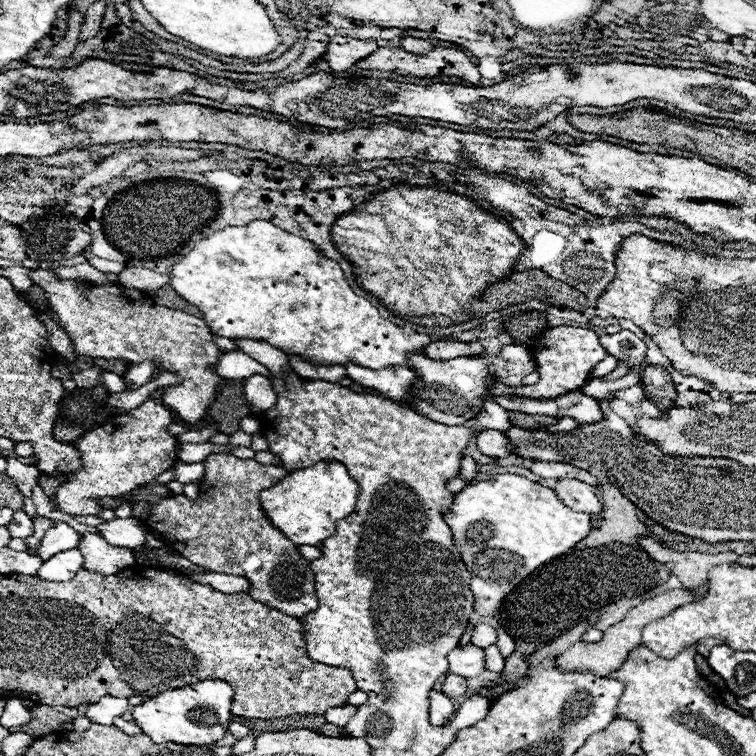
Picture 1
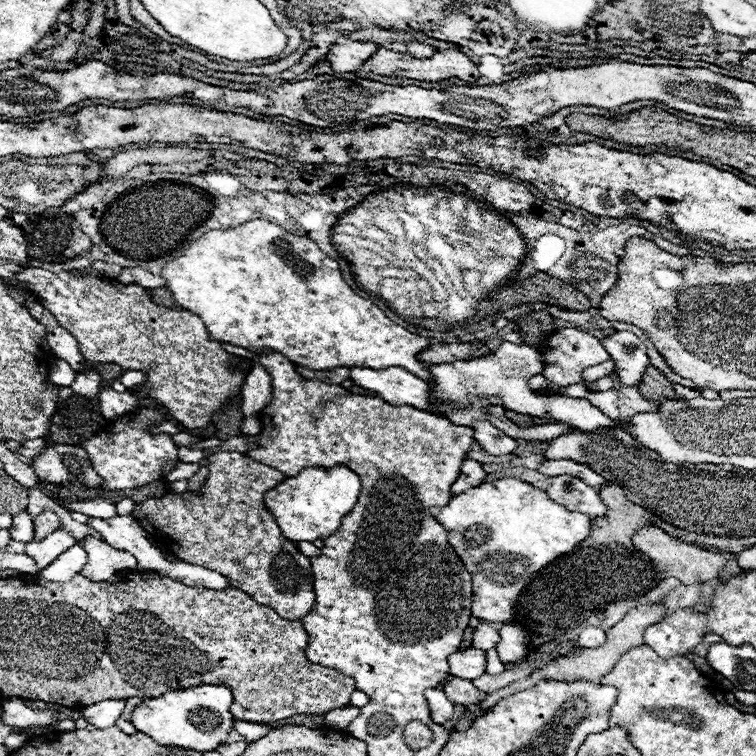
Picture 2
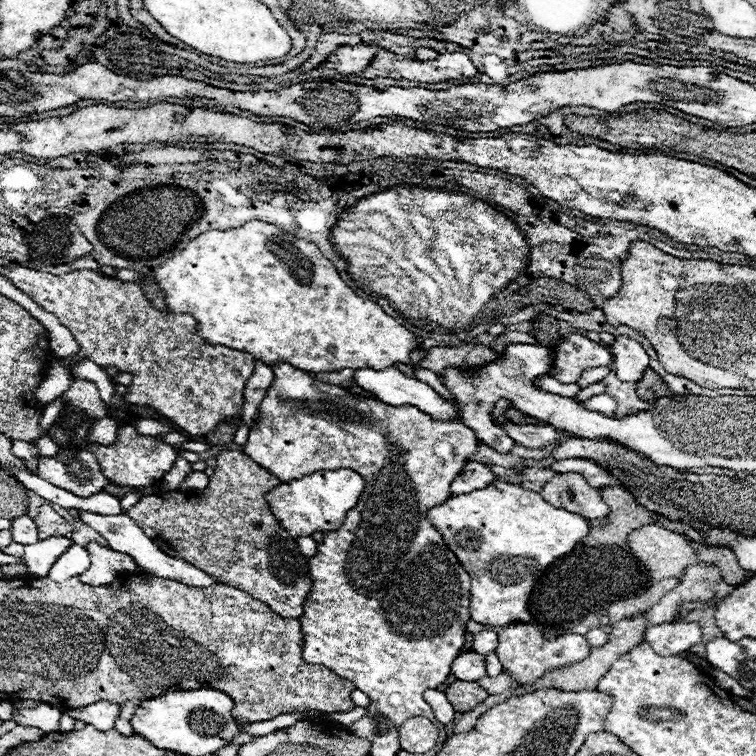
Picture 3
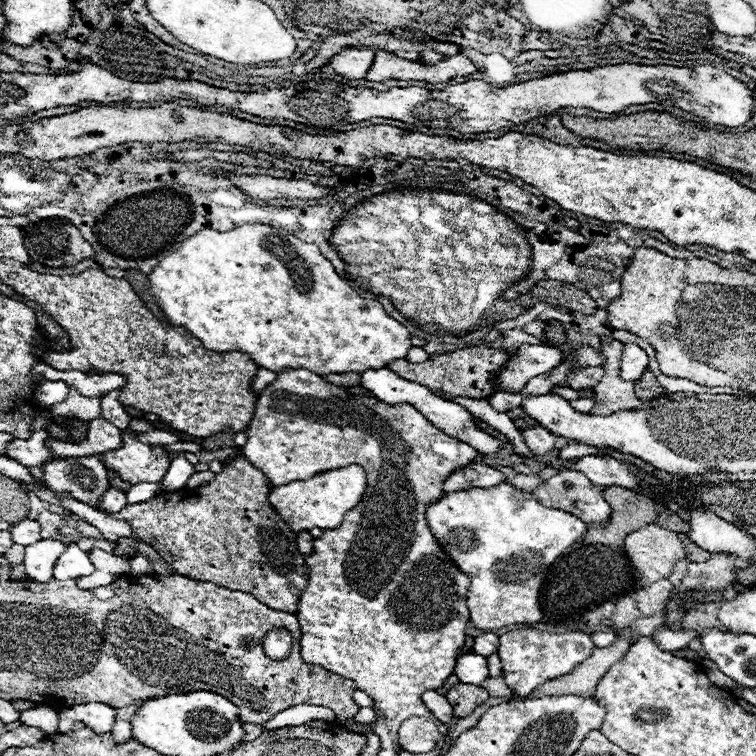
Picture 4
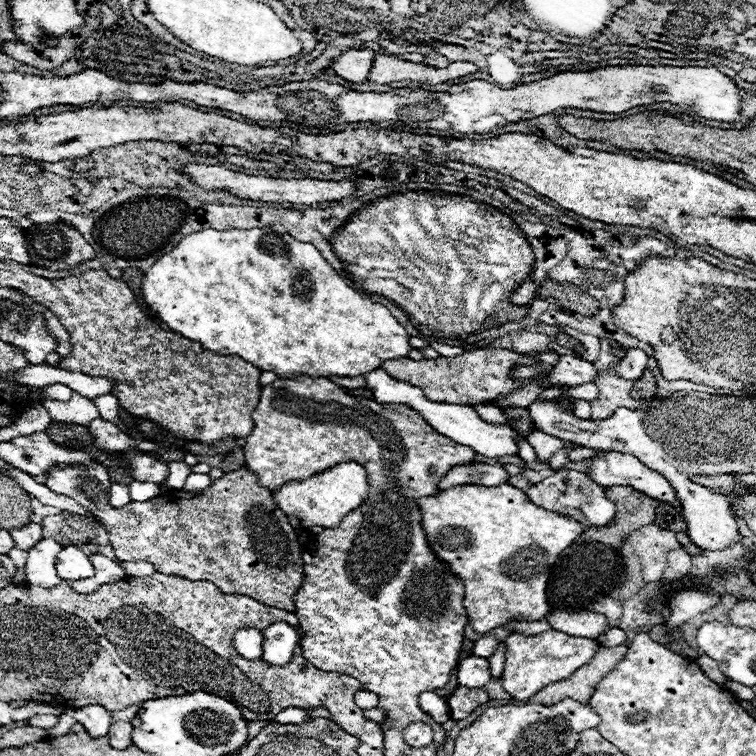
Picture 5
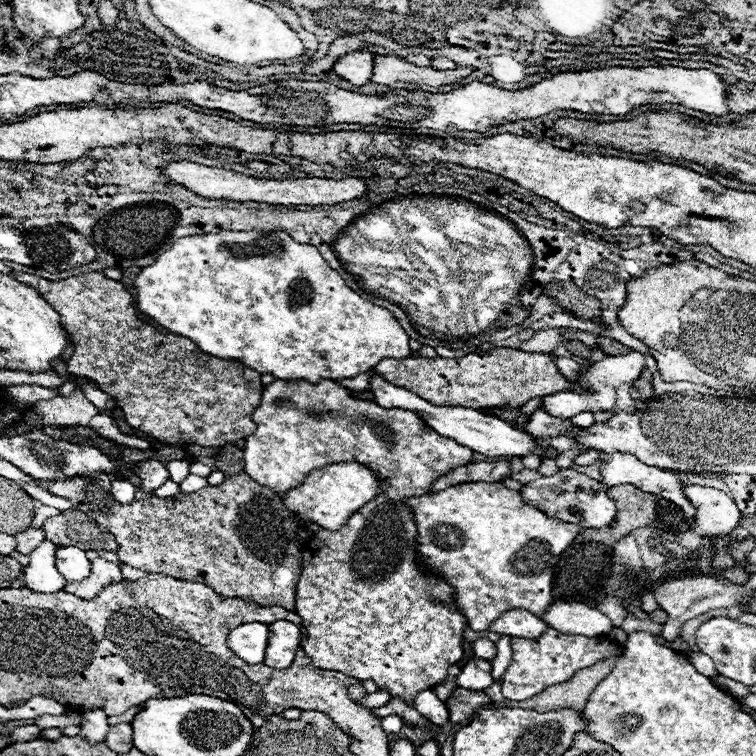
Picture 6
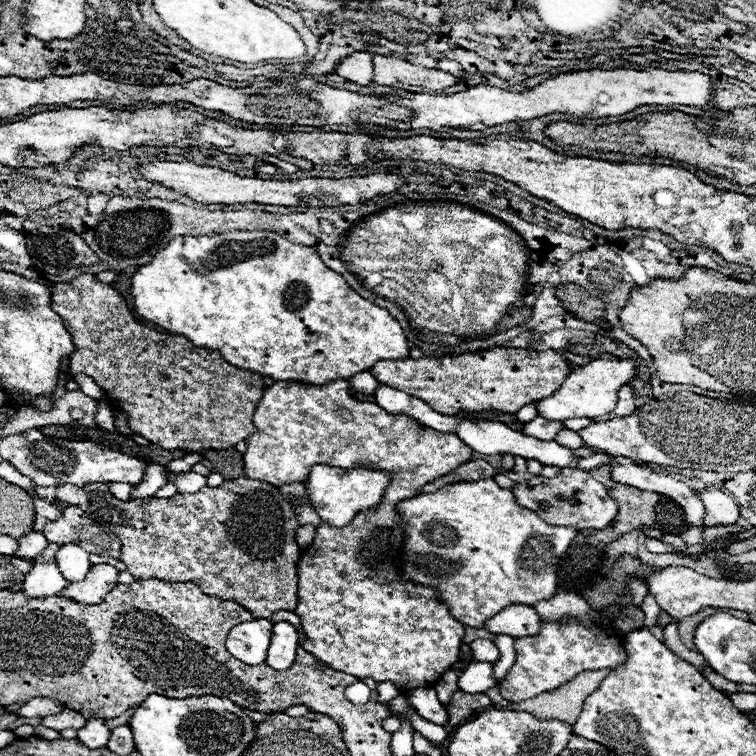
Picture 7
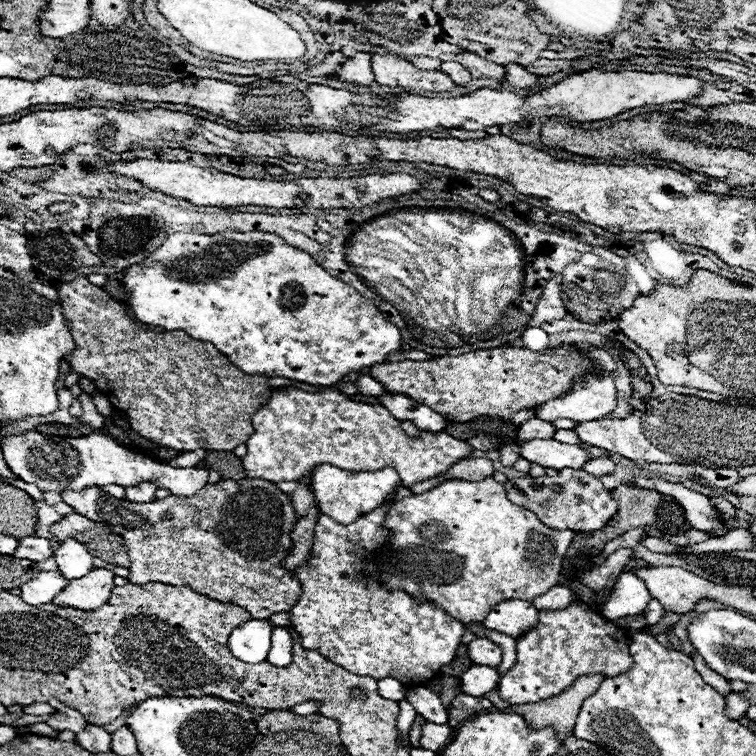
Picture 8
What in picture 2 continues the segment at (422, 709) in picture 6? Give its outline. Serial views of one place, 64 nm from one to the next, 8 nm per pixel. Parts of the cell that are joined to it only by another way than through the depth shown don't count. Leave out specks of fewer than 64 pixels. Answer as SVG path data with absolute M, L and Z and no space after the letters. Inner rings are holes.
M426 690L426 700L430 707L430 718L434 724L446 724L448 720L452 720L454 714L454 704L446 698L446 694L442 690Z

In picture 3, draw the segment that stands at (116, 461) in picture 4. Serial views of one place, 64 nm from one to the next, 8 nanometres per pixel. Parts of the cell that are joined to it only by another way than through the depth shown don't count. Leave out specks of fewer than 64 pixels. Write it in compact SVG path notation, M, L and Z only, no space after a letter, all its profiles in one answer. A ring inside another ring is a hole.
M132 422L118 424L118 436L116 436L116 442L112 446L90 444L90 452L96 456L96 460L102 468L102 474L108 478L110 484L132 486L132 488L150 486L158 480L162 480L164 474L170 472L170 468L174 466L174 460L178 456L176 448L166 444L162 438L140 436Z

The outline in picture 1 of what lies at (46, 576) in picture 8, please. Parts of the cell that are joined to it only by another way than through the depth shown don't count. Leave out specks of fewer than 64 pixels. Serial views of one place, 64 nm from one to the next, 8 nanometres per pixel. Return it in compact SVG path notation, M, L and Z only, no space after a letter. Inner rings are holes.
M56 522L42 538L38 556L44 560L58 554L58 550L68 550L70 546L78 546L78 544L80 544L80 534L70 524Z

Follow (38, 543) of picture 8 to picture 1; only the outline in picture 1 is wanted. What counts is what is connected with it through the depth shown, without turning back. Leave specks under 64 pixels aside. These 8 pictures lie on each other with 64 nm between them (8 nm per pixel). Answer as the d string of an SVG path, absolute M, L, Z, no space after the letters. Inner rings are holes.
M18 510L18 512L14 514L14 520L10 522L8 530L10 530L10 536L12 536L12 538L22 538L22 540L26 540L26 538L32 534L32 520L26 516L26 512Z

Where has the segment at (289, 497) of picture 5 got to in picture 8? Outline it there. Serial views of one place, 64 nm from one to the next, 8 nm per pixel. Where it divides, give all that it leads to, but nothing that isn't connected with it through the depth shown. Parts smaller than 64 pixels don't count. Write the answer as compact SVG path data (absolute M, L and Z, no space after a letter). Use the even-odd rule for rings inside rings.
M320 464L312 472L312 494L316 498L316 506L320 514L330 516L338 524L352 524L364 512L378 508L398 486L400 478L392 468L382 468L374 472L350 472L342 468L334 468L330 464Z

